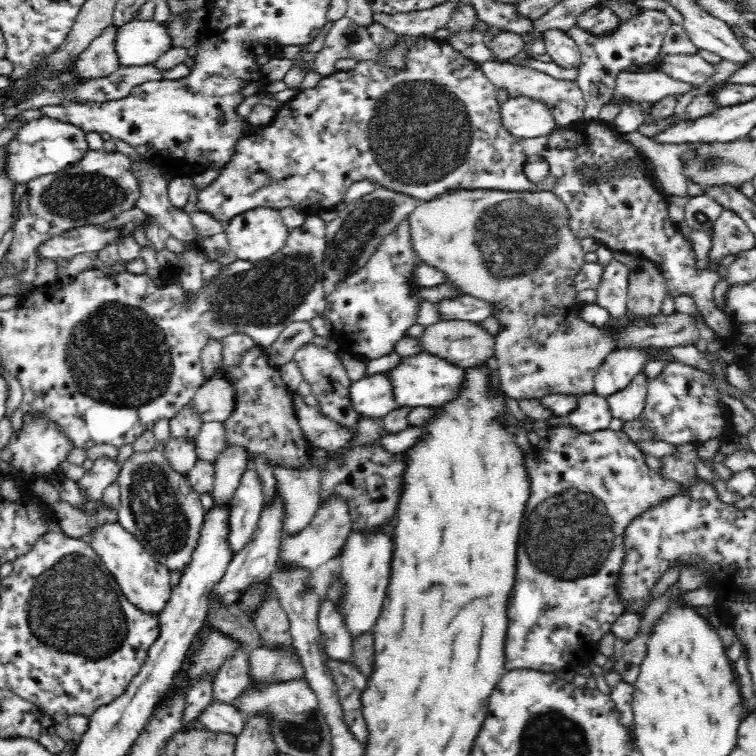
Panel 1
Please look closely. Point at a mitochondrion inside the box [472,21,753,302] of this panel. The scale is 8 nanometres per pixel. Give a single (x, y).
(515, 238)

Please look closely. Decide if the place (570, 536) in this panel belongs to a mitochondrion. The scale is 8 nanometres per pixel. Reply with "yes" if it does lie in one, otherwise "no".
yes

